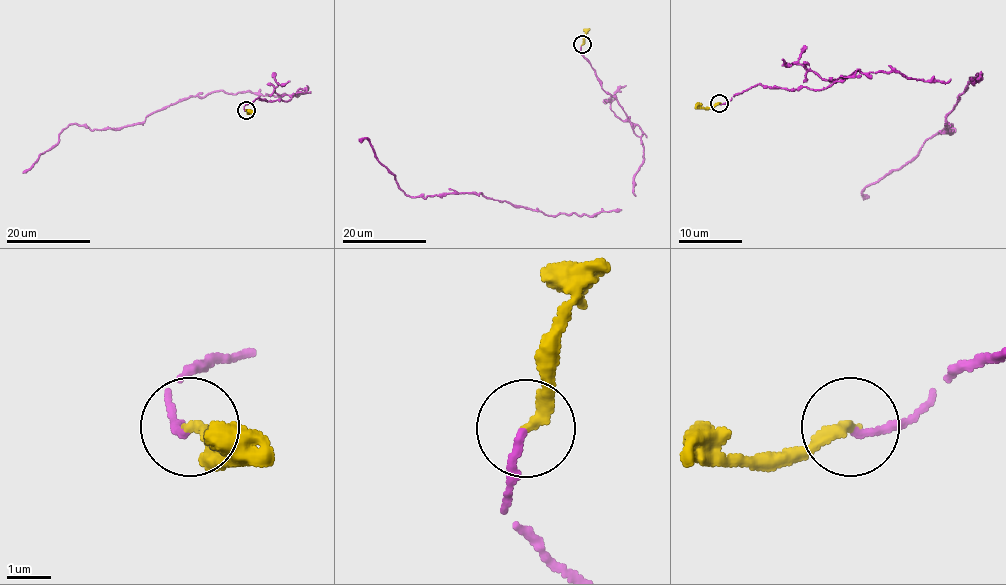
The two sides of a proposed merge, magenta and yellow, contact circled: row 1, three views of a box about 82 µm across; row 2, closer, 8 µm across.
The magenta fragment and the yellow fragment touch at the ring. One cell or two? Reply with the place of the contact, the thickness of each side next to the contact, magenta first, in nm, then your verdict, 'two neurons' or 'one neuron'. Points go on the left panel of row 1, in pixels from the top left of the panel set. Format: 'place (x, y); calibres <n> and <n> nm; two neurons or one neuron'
place (246, 110); calibres 160 and 280 nm; one neuron

